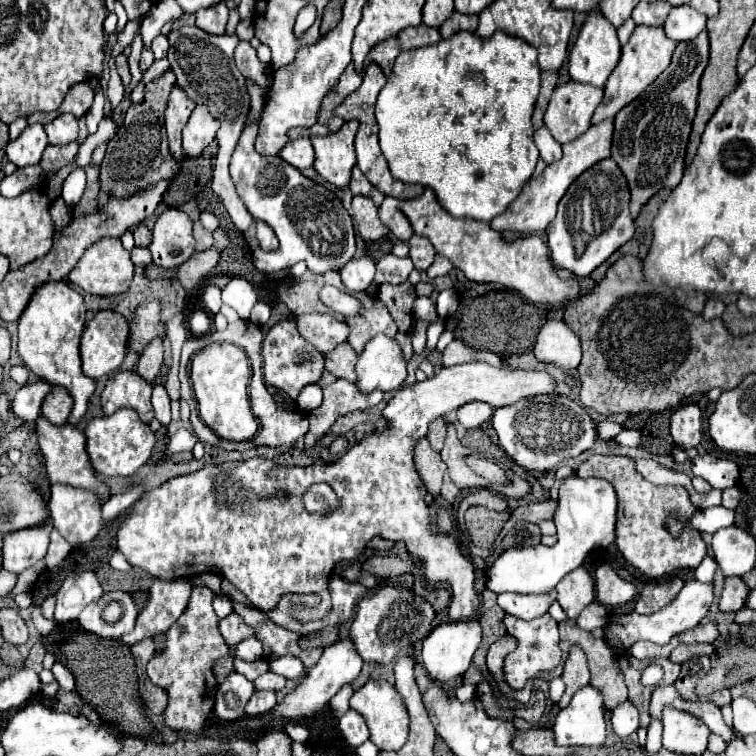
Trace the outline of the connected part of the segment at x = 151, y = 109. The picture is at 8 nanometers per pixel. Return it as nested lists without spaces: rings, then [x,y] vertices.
[[[172,69],[164,71],[158,79],[150,81],[146,85],[144,101],[130,105],[122,127],[108,143],[106,157],[100,165],[98,185],[104,191],[108,191],[110,195],[130,197],[160,179],[168,181],[178,175],[180,163],[170,153],[170,147],[166,141],[166,127],[164,127],[164,109],[166,109],[166,101],[168,101],[174,81],[176,81],[176,77],[174,77]]]

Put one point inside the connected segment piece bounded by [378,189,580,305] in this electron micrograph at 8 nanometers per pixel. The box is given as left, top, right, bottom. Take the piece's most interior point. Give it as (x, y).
(483, 256)

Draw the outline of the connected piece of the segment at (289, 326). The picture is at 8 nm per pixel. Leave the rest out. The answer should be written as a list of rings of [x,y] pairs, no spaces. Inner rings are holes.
[[[294,317],[278,321],[268,331],[268,335],[264,339],[264,347],[262,347],[262,357],[264,357],[264,377],[266,377],[266,383],[282,389],[284,393],[288,393],[290,399],[296,399],[298,393],[302,391],[302,387],[318,383],[322,373],[324,373],[324,355],[322,355],[322,351],[314,349],[314,345],[310,345],[298,333]]]

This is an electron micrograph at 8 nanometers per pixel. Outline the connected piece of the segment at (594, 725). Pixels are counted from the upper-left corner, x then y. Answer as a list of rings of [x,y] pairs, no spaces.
[[[592,685],[580,689],[570,705],[566,709],[560,709],[560,713],[556,715],[556,721],[552,725],[552,733],[554,733],[554,741],[560,747],[602,747],[606,741],[606,721],[604,721],[604,713],[602,713],[604,701],[600,691],[596,691]]]

